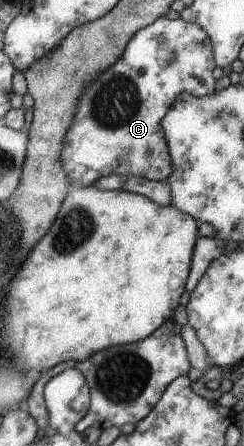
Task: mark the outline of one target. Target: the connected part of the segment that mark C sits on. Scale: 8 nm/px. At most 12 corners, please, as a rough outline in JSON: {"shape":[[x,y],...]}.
{"shape":[[163,16],[86,87],[62,166],[166,182],[162,120],[214,94],[199,24]]}

